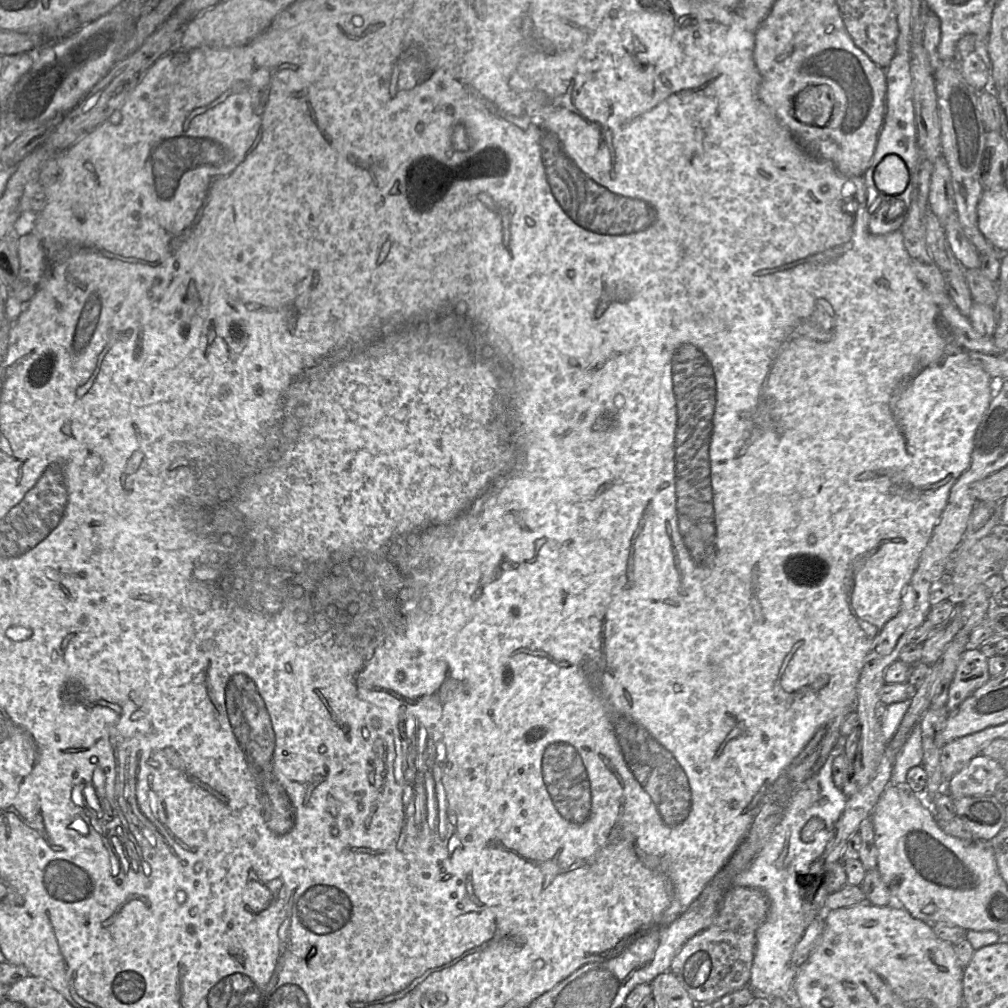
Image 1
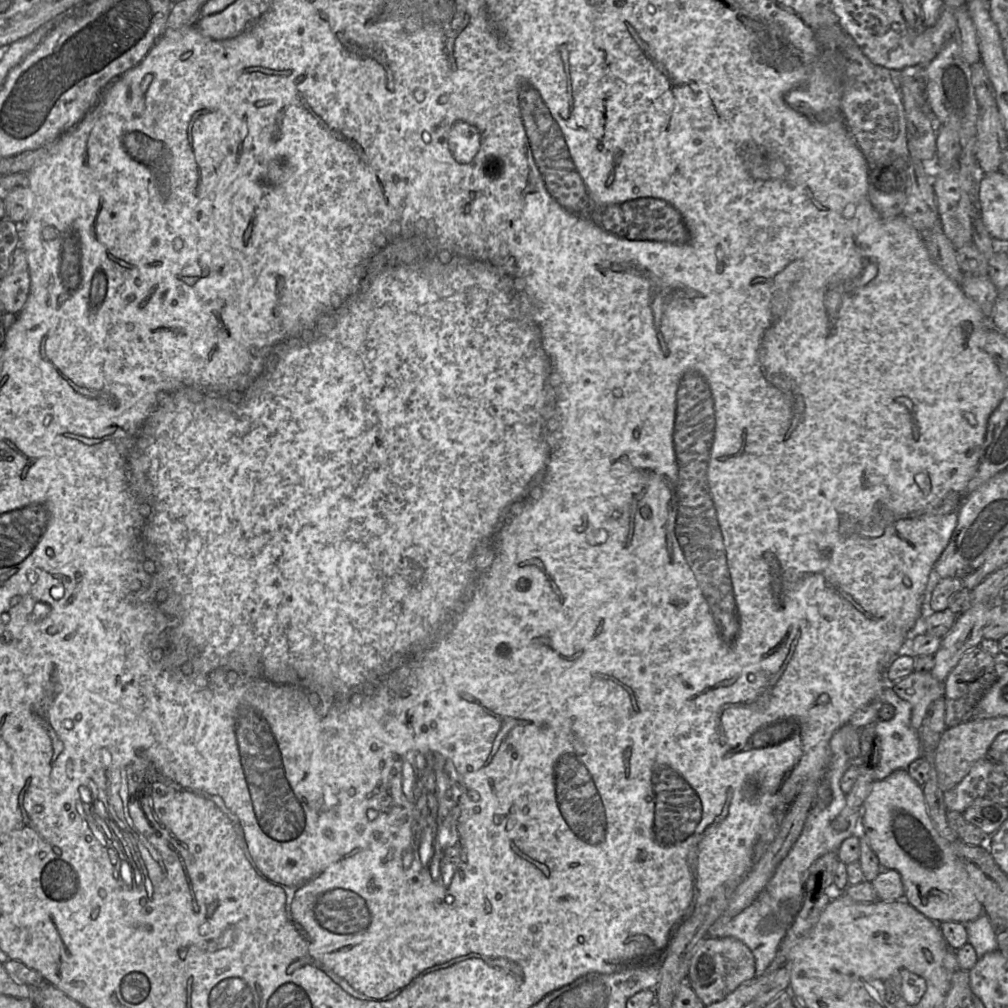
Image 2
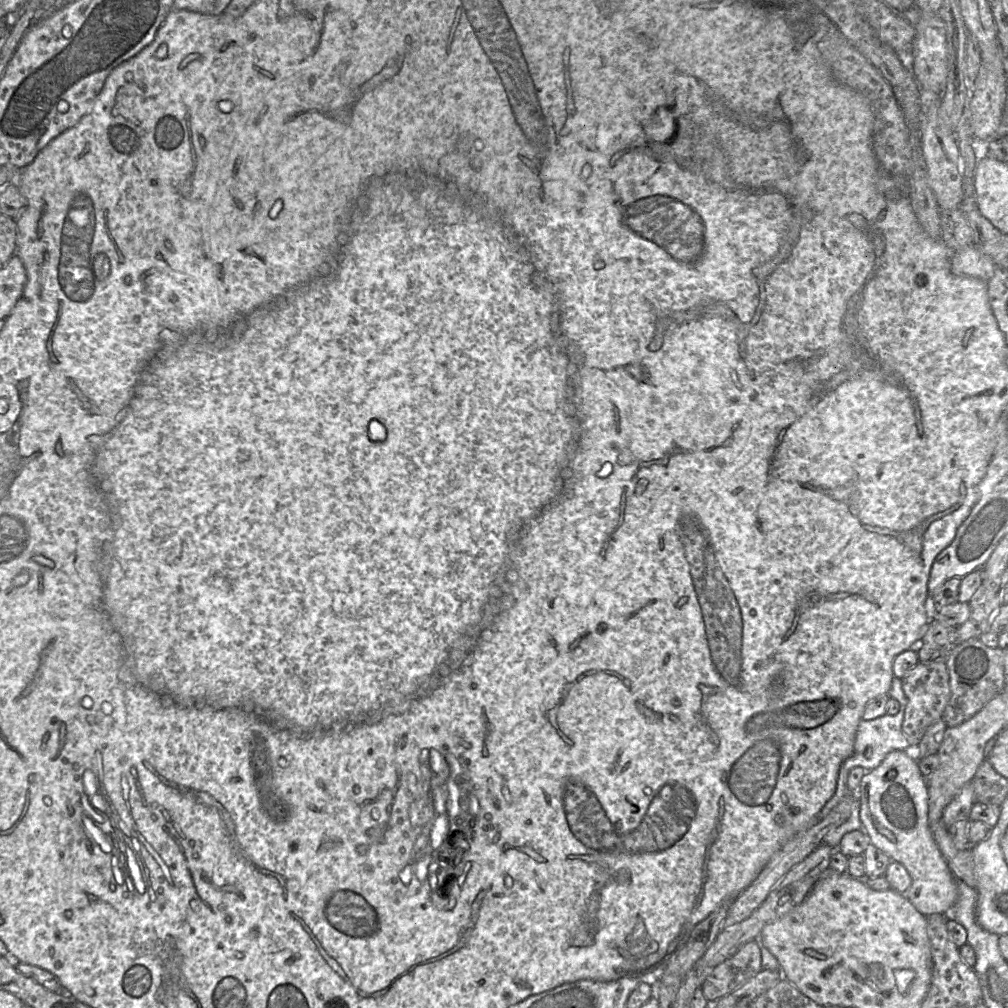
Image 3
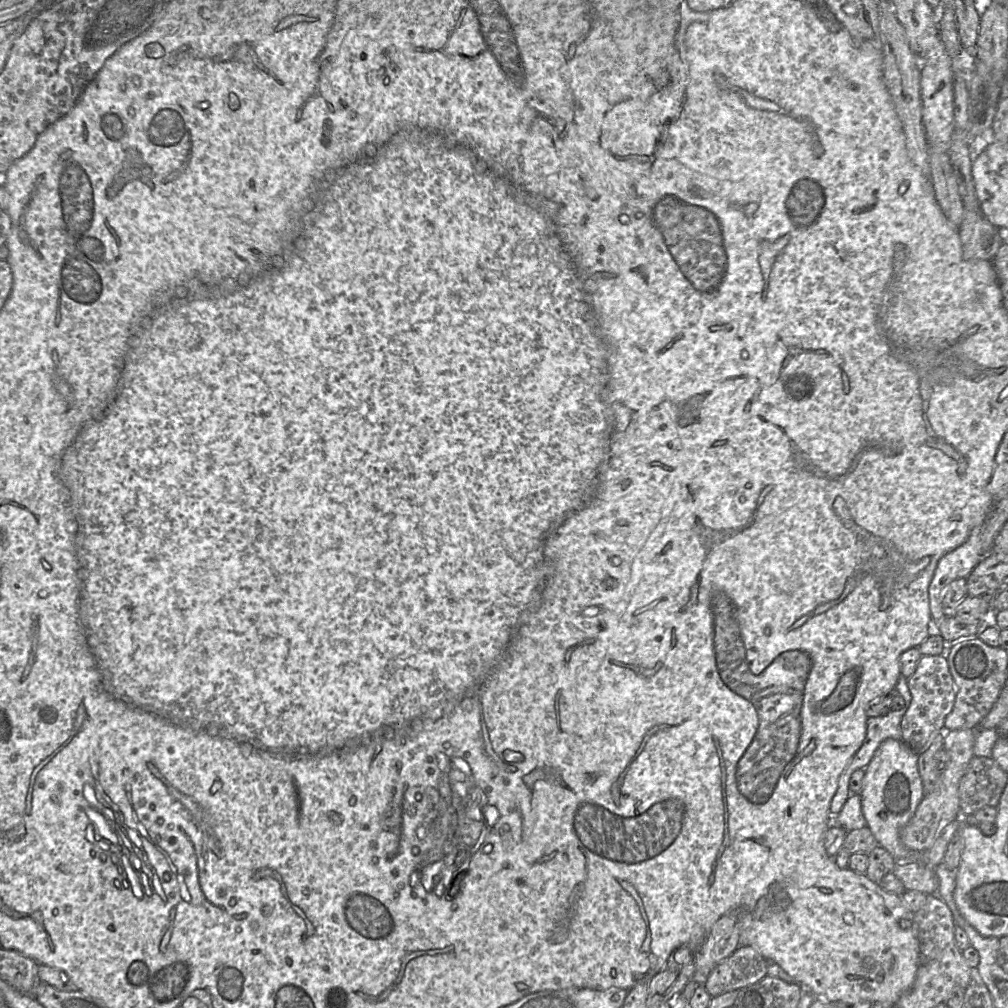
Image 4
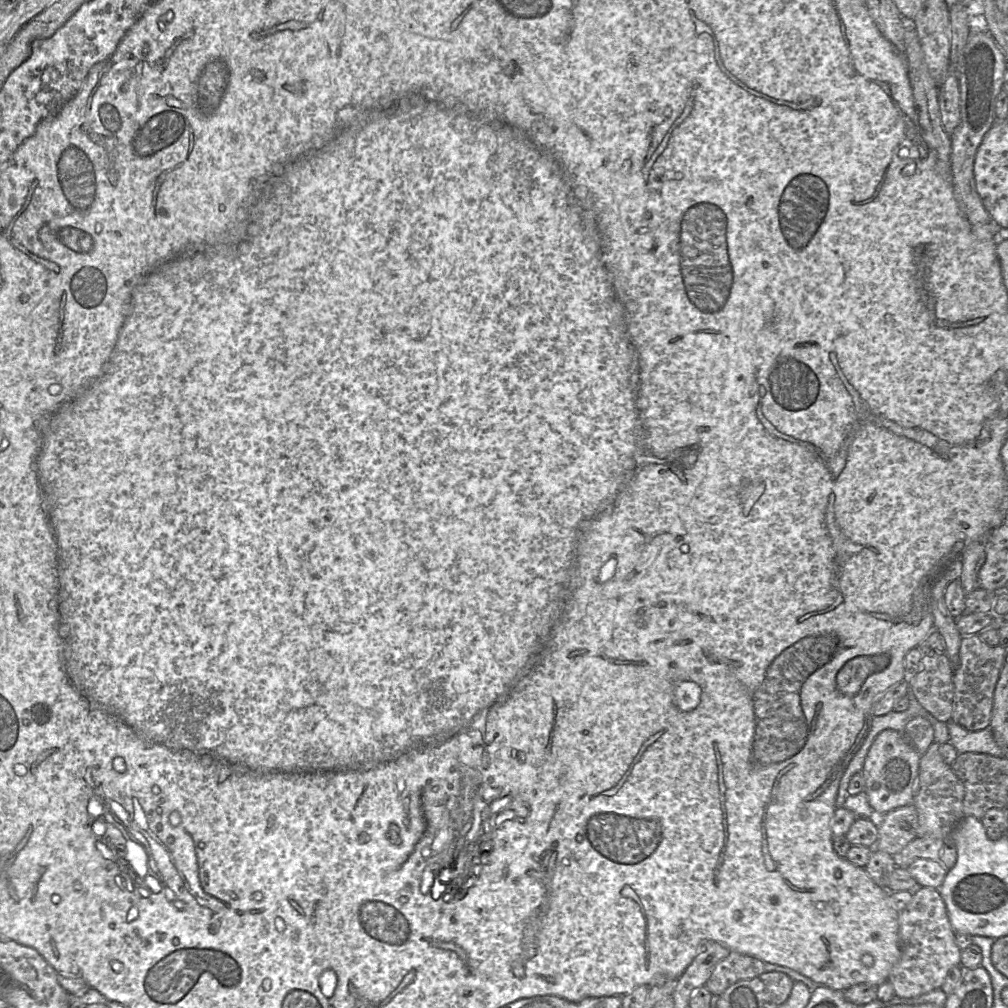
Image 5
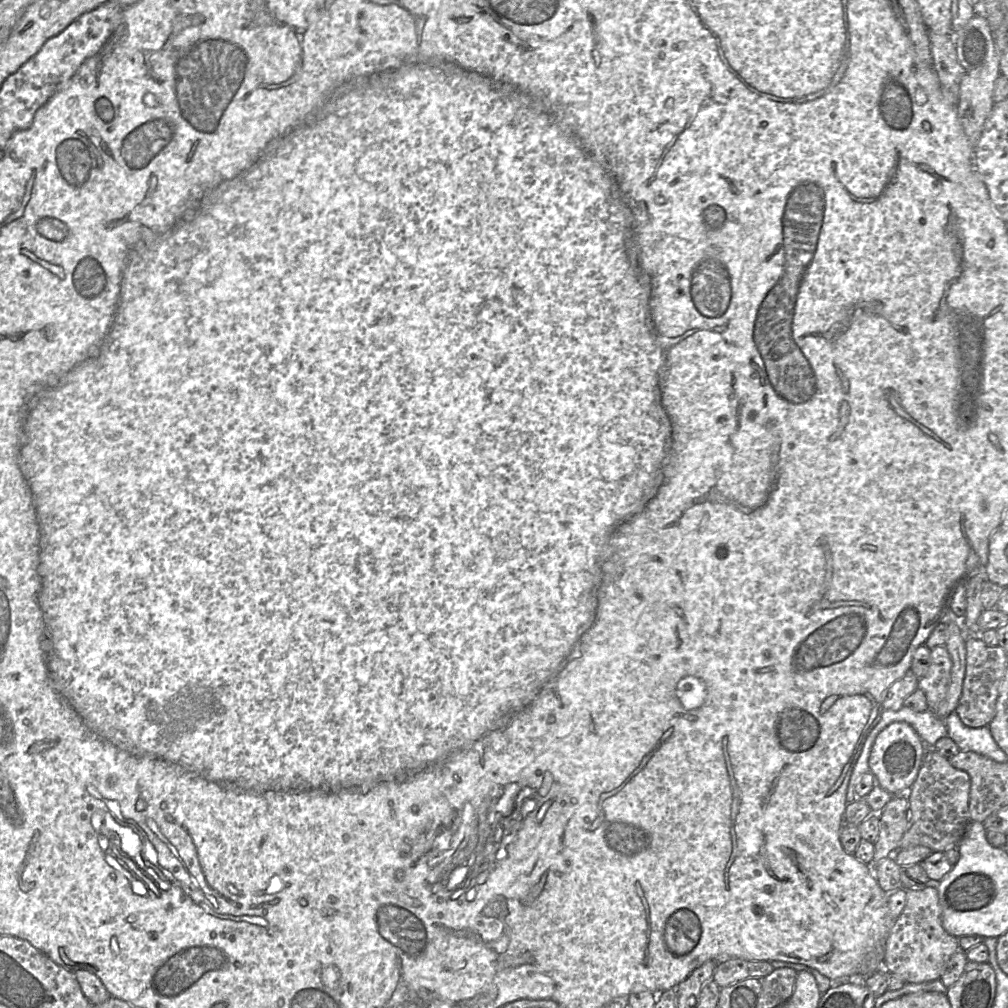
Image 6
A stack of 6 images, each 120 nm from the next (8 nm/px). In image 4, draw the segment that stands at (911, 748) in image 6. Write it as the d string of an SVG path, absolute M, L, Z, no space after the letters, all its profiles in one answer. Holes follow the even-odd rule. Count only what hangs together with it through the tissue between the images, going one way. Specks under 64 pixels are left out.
M888 738L876 750L864 769L861 798L867 827L878 845L887 850L897 862L921 862L923 851L907 848L900 839L901 829L910 821L923 798L923 785L917 765L918 754L902 740Z

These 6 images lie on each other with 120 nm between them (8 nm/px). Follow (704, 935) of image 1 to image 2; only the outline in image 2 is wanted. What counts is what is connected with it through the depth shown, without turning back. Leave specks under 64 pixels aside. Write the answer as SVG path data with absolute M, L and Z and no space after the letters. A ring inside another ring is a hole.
M705 937L693 948L686 982L695 991L704 1005L722 1000L743 982L755 977L755 958L746 944L734 937Z

